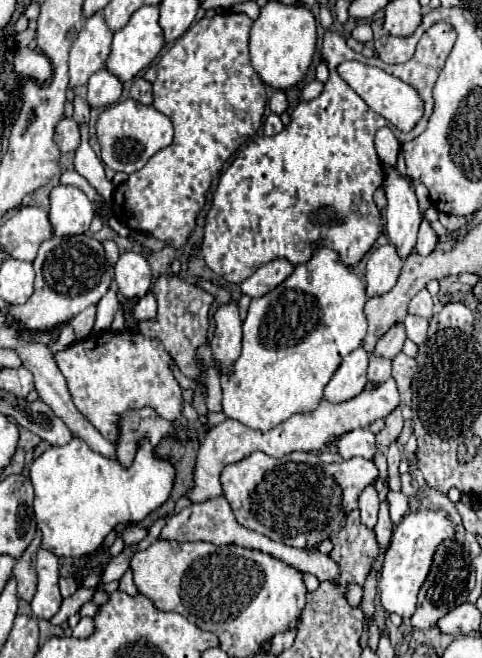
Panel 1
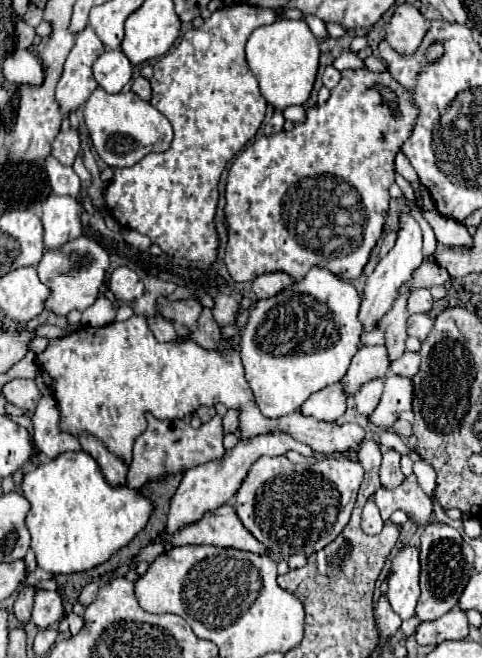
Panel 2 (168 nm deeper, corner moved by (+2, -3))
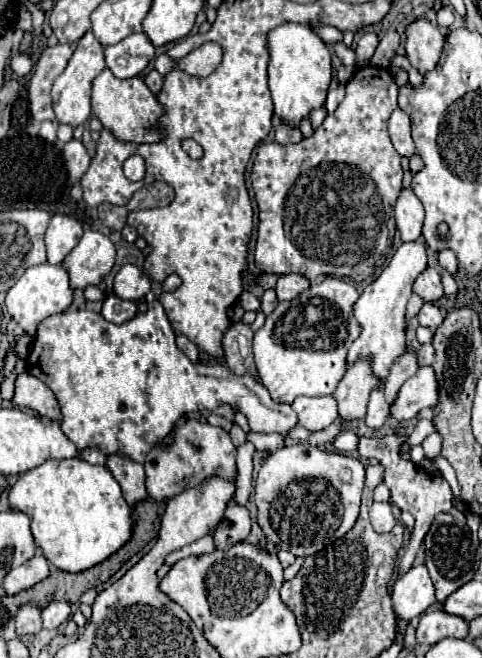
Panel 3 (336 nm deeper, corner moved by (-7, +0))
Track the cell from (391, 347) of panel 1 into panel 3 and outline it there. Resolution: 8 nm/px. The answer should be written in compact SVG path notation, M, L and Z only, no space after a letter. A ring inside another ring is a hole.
M361 358L353 366L349 366L347 374L339 382L335 390L335 398L339 404L341 418L355 422L365 416L367 410L367 398L373 388L377 388L379 380L373 376L371 360Z

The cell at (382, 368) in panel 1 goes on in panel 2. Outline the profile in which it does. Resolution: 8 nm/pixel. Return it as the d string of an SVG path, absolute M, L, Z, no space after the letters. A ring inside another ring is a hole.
M372 379L366 385L362 385L362 389L354 395L356 409L360 415L370 417L370 413L374 413L374 409L378 407L378 401L382 397L382 389L384 389L382 379Z

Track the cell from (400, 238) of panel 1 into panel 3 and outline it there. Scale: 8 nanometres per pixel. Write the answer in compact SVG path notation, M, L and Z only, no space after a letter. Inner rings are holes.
M413 242L413 244L401 244L391 262L383 268L383 272L361 292L359 300L355 302L355 318L361 324L361 336L351 344L347 362L355 362L359 358L371 358L375 376L381 380L379 388L383 388L383 378L387 376L387 370L391 362L403 354L405 350L405 306L411 296L411 288L415 278L427 268L427 246Z

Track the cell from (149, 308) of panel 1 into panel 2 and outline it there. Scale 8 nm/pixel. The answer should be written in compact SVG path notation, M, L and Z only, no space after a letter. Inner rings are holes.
M150 317L148 323L150 323L150 329L158 341L176 341L178 339L170 321L166 321L162 317Z

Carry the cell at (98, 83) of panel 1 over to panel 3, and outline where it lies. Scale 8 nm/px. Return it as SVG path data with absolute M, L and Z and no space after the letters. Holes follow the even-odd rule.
M131 34L119 44L105 48L105 62L107 68L121 80L137 76L145 66L155 58L155 48L147 42L147 36Z

